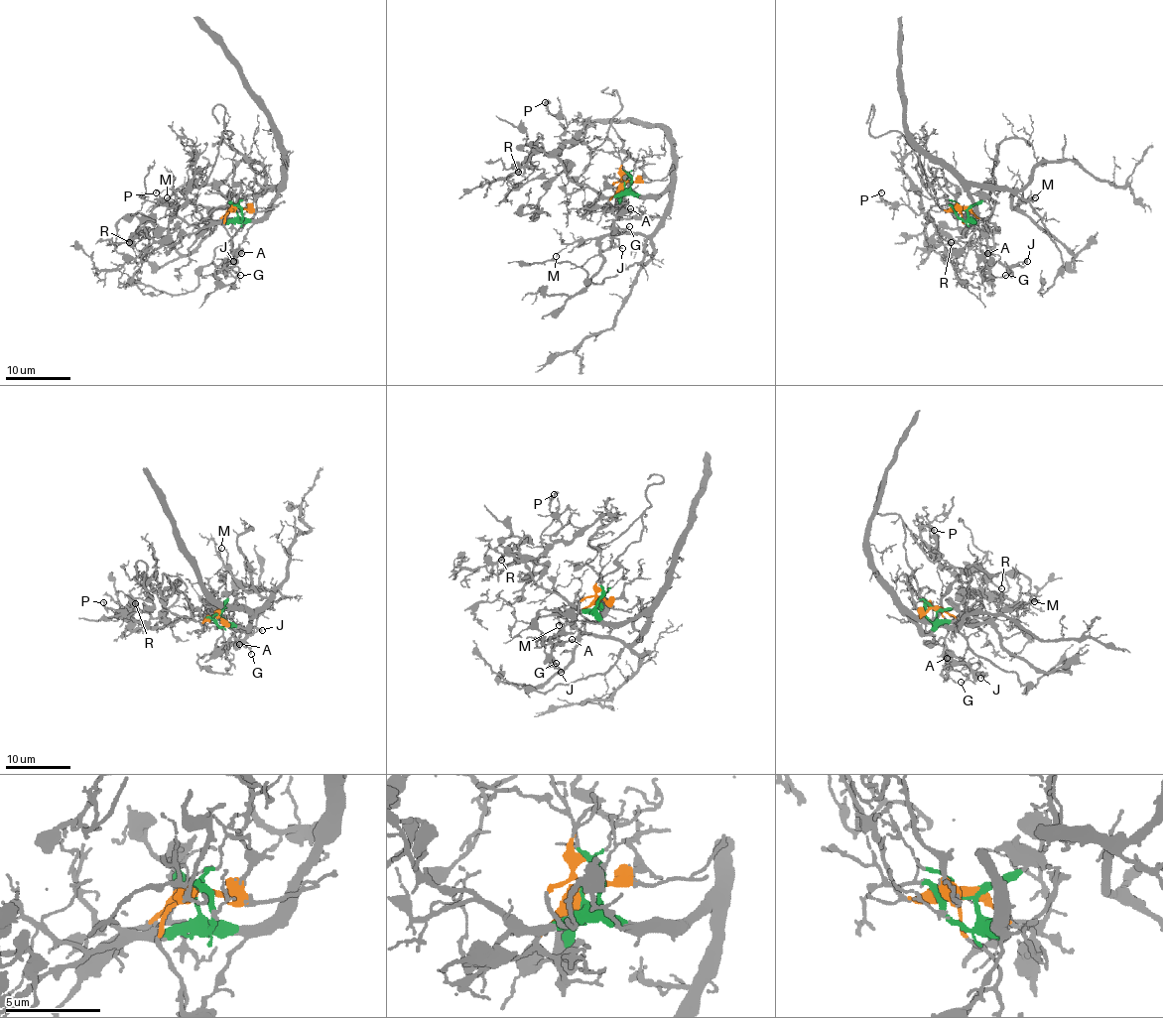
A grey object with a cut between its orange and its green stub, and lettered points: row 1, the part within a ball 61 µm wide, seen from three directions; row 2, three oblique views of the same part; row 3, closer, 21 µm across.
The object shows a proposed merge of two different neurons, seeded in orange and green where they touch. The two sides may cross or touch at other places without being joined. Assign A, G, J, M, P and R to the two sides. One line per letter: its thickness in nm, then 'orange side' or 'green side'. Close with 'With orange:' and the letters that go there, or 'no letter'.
A: 220 nm | orange side
G: 140 nm | orange side
J: 170 nm | orange side
M: 140 nm | green side
P: 150 nm | orange side
R: 200 nm | orange side
With orange: A, G, J, P, R

